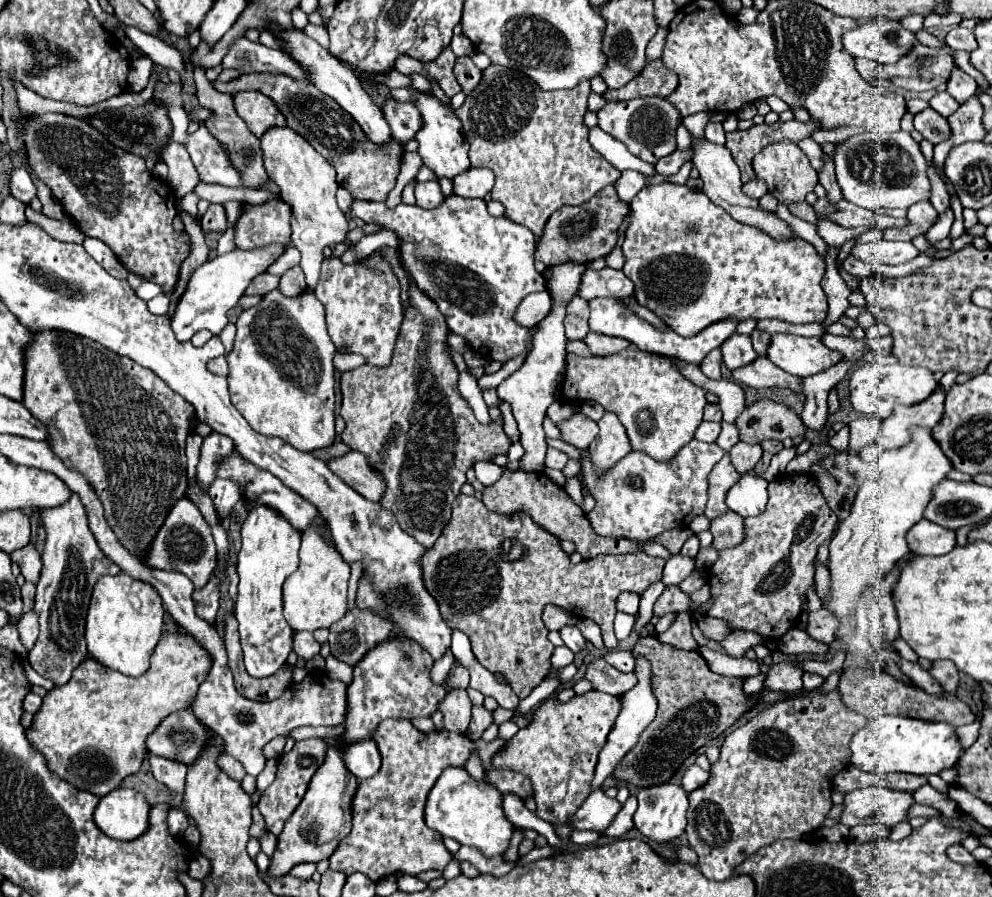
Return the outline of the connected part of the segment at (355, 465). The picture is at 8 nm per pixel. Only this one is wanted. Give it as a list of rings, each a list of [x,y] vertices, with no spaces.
[[[351,450],[343,458],[333,458],[327,462],[333,474],[337,474],[345,484],[349,484],[357,494],[371,502],[379,502],[385,494],[385,478],[379,470],[371,468],[367,458]]]

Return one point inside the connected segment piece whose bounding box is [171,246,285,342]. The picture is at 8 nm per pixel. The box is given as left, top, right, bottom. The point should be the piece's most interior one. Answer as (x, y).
(215, 287)

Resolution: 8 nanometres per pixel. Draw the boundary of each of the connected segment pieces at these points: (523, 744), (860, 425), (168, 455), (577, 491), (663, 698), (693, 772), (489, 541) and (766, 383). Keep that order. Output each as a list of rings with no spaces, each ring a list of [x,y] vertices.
[[[591,690],[583,696],[575,696],[569,702],[559,702],[557,698],[549,698],[545,700],[539,710],[533,716],[533,722],[527,728],[521,728],[505,746],[503,752],[499,752],[495,756],[495,766],[499,768],[511,768],[511,770],[523,770],[525,776],[531,778],[533,782],[533,790],[535,790],[535,802],[537,802],[537,816],[543,818],[545,822],[549,822],[559,838],[563,842],[569,842],[569,816],[573,816],[579,806],[587,800],[589,792],[591,792],[591,780],[593,780],[593,772],[595,772],[595,764],[597,764],[597,754],[603,748],[603,744],[607,742],[607,734],[611,732],[615,718],[619,716],[621,710],[621,698],[619,696],[611,696],[611,694],[603,694],[597,690]]]
[[[861,416],[849,422],[849,452],[859,452],[863,446],[875,442],[881,430],[881,420],[873,416]]]
[[[45,330],[33,334],[33,342],[25,352],[25,362],[23,404],[47,426],[49,446],[53,452],[63,458],[69,468],[75,466],[75,470],[85,474],[91,482],[103,502],[107,524],[119,542],[143,560],[155,530],[159,530],[173,504],[185,496],[185,440],[191,434],[191,418],[195,414],[193,406],[189,406],[189,402],[185,402],[179,394],[171,392],[169,386],[151,370],[71,332]]]
[[[577,476],[568,478],[564,488],[569,496],[574,500],[574,502],[581,508],[583,502],[583,494],[581,492],[581,484]]]
[[[643,636],[631,648],[631,654],[635,660],[639,656],[649,660],[649,664],[651,664],[651,690],[653,690],[653,696],[657,698],[659,708],[657,708],[655,720],[641,732],[639,742],[623,756],[619,766],[613,770],[613,776],[625,784],[635,786],[635,788],[649,788],[649,786],[669,782],[675,776],[677,768],[697,748],[705,746],[709,740],[717,738],[727,728],[731,728],[739,720],[739,716],[743,716],[749,710],[749,706],[755,704],[755,696],[747,698],[743,694],[743,680],[741,678],[727,678],[727,676],[719,676],[719,674],[711,672],[707,660],[697,650],[691,650],[691,652],[679,650],[679,648],[673,648],[671,644],[659,642],[655,636]]]
[[[695,764],[695,766],[691,766],[691,768],[685,772],[685,776],[683,776],[683,790],[685,790],[685,792],[697,790],[699,786],[703,786],[703,784],[707,782],[707,778],[709,778],[709,772],[701,770],[701,768]]]
[[[459,494],[451,504],[451,520],[443,528],[443,534],[423,556],[423,582],[427,584],[427,592],[437,600],[441,618],[447,622],[447,626],[453,630],[457,628],[469,636],[471,646],[475,646],[477,650],[473,652],[477,662],[489,672],[501,674],[505,682],[515,690],[515,694],[519,698],[525,698],[535,686],[545,680],[551,670],[549,658],[555,646],[547,640],[549,630],[541,620],[543,608],[547,604],[563,608],[565,612],[571,612],[575,616],[595,620],[601,626],[605,647],[615,649],[619,643],[613,634],[617,596],[621,592],[643,594],[653,582],[661,580],[663,566],[663,558],[653,558],[643,552],[595,556],[579,564],[571,564],[569,554],[561,550],[561,542],[539,524],[535,524],[529,514],[495,514],[487,510],[481,500]]]
[[[757,358],[755,362],[735,370],[733,378],[751,388],[781,388],[781,390],[791,390],[793,394],[803,394],[801,378],[787,374],[767,358]]]

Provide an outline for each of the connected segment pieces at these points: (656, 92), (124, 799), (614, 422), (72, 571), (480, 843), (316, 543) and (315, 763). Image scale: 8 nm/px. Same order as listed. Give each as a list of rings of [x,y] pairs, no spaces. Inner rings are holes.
[[[655,60],[639,74],[639,78],[631,80],[629,84],[625,84],[619,90],[607,90],[603,96],[607,102],[631,100],[631,98],[639,98],[639,96],[663,96],[663,98],[667,98],[669,94],[675,92],[677,84],[679,84],[679,80],[675,78],[675,72],[667,70],[667,66],[663,66],[661,60]]]
[[[117,788],[99,800],[95,824],[115,840],[137,840],[149,830],[151,804],[133,788]]]
[[[605,412],[597,424],[599,424],[599,434],[589,446],[589,456],[593,470],[597,474],[603,474],[631,452],[631,444],[625,434],[625,428],[619,424],[615,414]]]
[[[73,494],[63,506],[41,510],[41,518],[43,518],[43,526],[47,530],[47,542],[45,542],[43,556],[41,556],[43,568],[41,568],[41,576],[37,582],[37,594],[35,594],[35,612],[39,616],[39,638],[27,658],[37,674],[49,678],[51,682],[55,682],[55,686],[63,686],[69,682],[71,672],[87,658],[85,614],[87,614],[87,606],[91,600],[93,584],[97,582],[99,576],[117,574],[117,572],[121,572],[121,568],[115,566],[115,562],[111,562],[97,546],[95,536],[91,534],[91,530],[87,526],[85,508],[77,494]]]
[[[447,768],[431,788],[423,812],[425,824],[439,832],[441,836],[449,836],[459,844],[475,846],[485,856],[505,854],[509,846],[509,838],[513,836],[513,824],[509,824],[503,816],[501,794],[485,780],[473,780],[465,768]]]
[[[309,528],[301,536],[299,568],[283,584],[283,612],[293,630],[315,632],[329,628],[333,622],[345,616],[347,608],[347,582],[349,564],[341,558],[335,546],[329,546],[315,528]]]
[[[309,738],[309,740],[299,740],[295,742],[295,746],[291,748],[291,752],[283,754],[279,758],[279,768],[277,768],[277,778],[275,782],[263,792],[261,800],[259,800],[259,812],[265,820],[265,826],[271,834],[279,836],[287,818],[293,814],[293,810],[299,806],[303,794],[307,792],[307,786],[313,778],[313,774],[317,772],[317,768],[321,766],[321,762],[325,760],[327,754],[327,746],[323,744],[323,740],[319,738]]]

